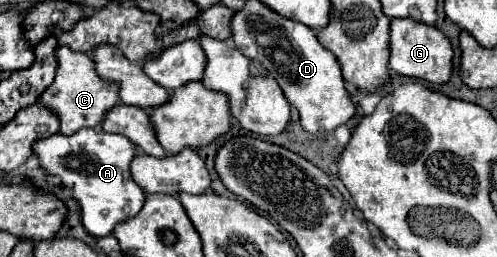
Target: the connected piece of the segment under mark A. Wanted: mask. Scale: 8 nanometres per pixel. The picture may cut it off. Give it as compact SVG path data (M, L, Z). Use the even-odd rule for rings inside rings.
M79 129L75 135L69 135L69 137L55 133L51 137L37 139L33 143L33 155L39 159L39 165L47 175L57 175L61 179L61 185L73 191L73 199L81 207L81 221L87 233L91 233L93 237L111 235L117 223L129 217L135 217L143 207L145 193L143 189L139 189L139 185L135 185L135 181L131 181L131 173L129 173L129 163L131 163L131 157L137 155L137 149L123 135L113 135L113 133L95 131L95 129Z

